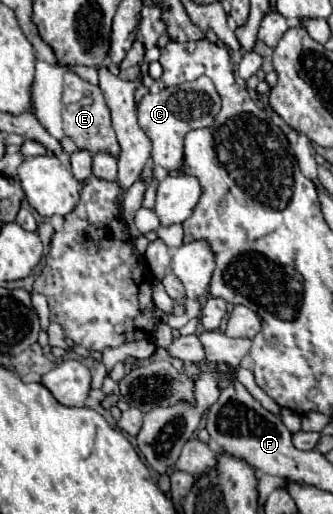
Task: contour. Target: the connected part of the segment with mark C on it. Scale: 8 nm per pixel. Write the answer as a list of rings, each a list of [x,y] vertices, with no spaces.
[[[200,76],[194,82],[184,82],[172,88],[164,88],[156,94],[146,94],[138,102],[138,126],[148,134],[152,142],[152,160],[158,168],[170,172],[178,170],[184,158],[184,136],[196,128],[208,128],[214,124],[220,112],[220,96],[210,78]]]

